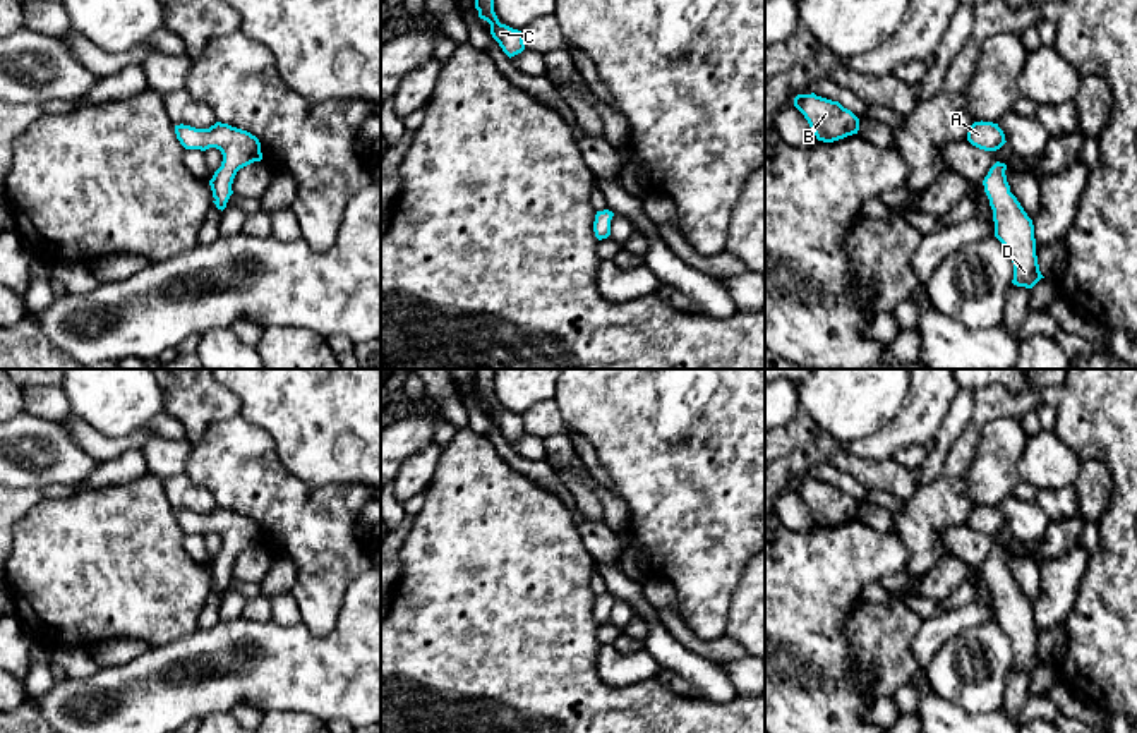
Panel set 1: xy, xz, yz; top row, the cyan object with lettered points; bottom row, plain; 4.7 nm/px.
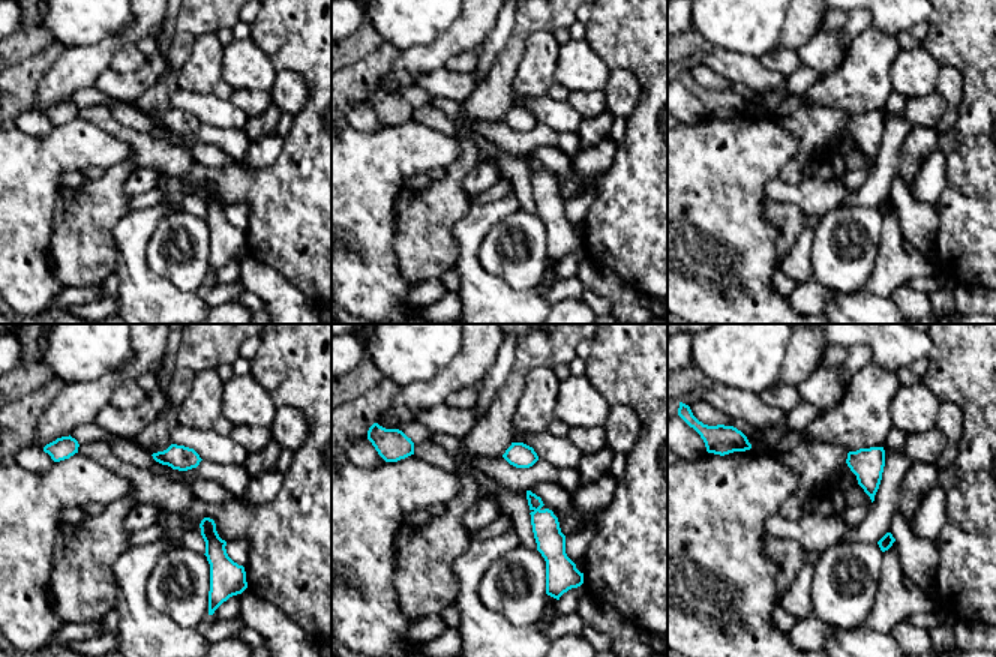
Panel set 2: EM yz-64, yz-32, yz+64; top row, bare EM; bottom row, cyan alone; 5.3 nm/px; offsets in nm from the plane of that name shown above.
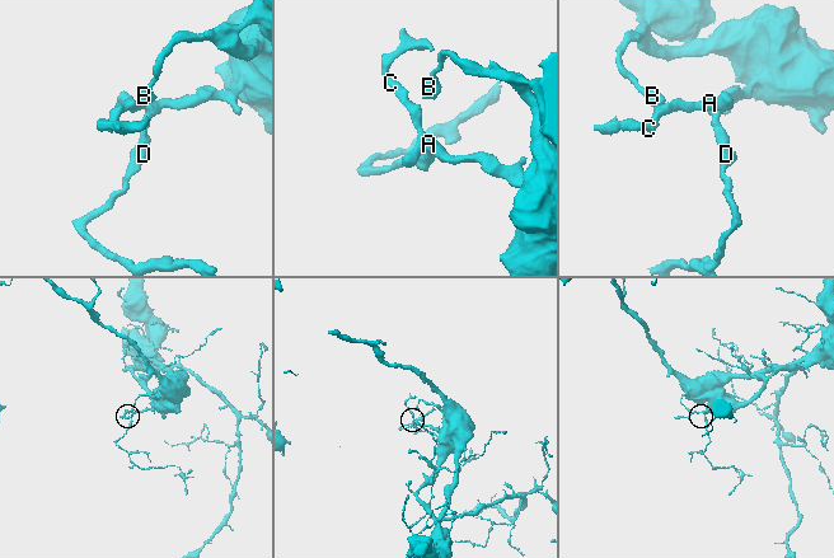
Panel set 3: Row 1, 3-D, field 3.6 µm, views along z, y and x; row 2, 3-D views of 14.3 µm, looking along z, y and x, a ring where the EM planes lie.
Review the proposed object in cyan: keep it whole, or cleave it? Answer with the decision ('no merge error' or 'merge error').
no merge error

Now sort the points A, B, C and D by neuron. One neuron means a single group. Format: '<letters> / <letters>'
A B C D

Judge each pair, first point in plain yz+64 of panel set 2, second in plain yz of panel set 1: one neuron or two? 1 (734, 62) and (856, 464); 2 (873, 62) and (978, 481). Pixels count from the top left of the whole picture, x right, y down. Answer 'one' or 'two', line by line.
1: one
2: one

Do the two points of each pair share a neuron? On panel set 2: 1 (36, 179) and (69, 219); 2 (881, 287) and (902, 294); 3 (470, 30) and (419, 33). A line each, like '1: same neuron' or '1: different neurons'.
1: different neurons
2: different neurons
3: different neurons

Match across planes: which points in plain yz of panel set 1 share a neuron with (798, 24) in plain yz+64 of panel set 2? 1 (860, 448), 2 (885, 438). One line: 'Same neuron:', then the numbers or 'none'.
Same neuron: 1, 2

